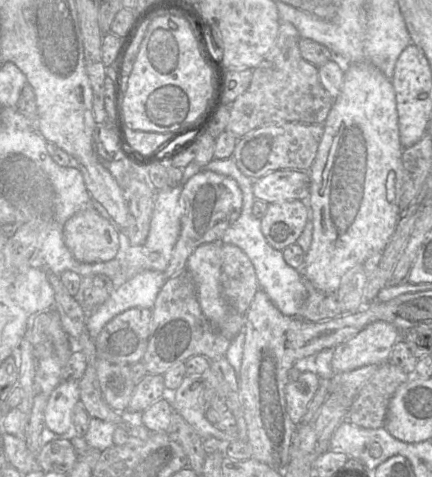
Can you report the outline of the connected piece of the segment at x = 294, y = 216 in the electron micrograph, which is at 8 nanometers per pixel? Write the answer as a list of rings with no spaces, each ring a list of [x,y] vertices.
[[[306,201],[270,203],[261,219],[261,231],[273,248],[283,250],[297,242],[309,219],[311,212]]]

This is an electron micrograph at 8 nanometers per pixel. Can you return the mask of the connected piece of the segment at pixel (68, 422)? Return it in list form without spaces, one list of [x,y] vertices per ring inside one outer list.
[[[78,381],[60,382],[50,394],[44,409],[44,425],[53,433],[72,432],[72,413],[80,402]]]

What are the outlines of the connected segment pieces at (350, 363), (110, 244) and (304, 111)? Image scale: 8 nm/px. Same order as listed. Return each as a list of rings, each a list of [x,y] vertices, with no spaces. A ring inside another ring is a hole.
[[[375,321],[334,348],[332,368],[336,373],[343,373],[388,362],[392,349],[401,336],[401,330],[393,324]]]
[[[94,208],[75,213],[63,226],[64,242],[72,256],[82,263],[114,259],[119,250],[118,228]]]
[[[281,22],[275,44],[252,70],[248,88],[229,105],[226,131],[239,138],[253,129],[275,123],[324,124],[334,100],[320,82],[319,67],[301,56],[300,40],[301,36],[293,24]]]

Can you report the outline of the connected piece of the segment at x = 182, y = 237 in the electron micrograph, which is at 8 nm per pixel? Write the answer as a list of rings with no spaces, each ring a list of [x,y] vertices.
[[[202,170],[188,179],[178,198],[181,230],[164,274],[172,278],[187,270],[187,261],[200,245],[220,242],[224,232],[238,219],[242,208],[242,191],[228,176]]]

